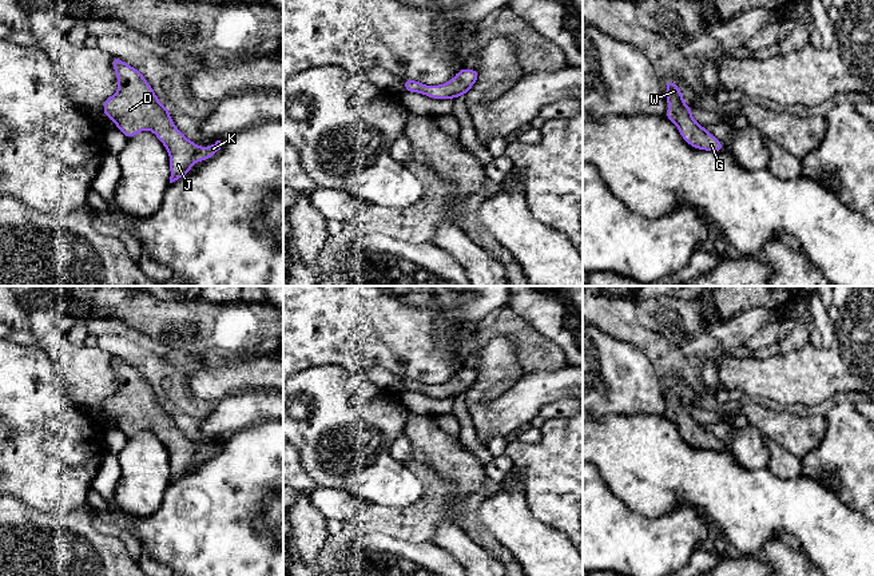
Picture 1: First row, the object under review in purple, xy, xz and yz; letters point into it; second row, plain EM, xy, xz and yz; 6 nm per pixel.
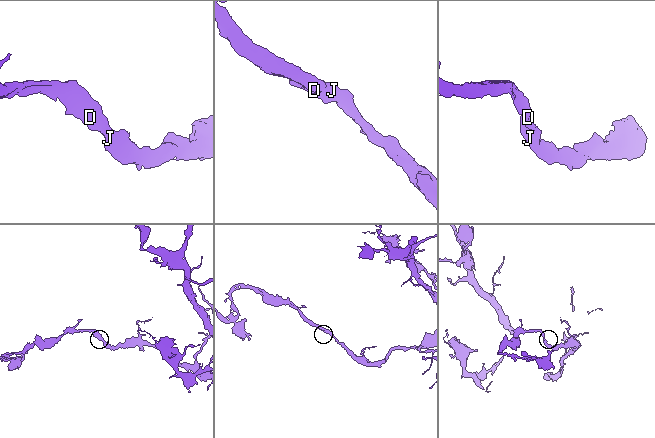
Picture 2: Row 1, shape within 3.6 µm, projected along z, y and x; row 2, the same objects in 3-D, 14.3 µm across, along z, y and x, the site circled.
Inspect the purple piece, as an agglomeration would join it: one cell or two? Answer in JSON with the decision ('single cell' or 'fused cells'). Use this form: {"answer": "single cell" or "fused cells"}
{"answer": "single cell"}

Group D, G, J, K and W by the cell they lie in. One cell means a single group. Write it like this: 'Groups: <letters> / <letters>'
Groups: D G J K W

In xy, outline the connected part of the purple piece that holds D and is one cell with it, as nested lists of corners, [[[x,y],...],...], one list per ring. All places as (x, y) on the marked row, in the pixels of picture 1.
[[[112,56],[118,91],[103,103],[103,114],[115,122],[127,139],[140,131],[152,131],[170,155],[170,183],[190,172],[196,162],[204,162],[221,150],[221,140],[200,147],[187,139],[170,118],[170,108],[160,104],[152,87],[132,65]]]

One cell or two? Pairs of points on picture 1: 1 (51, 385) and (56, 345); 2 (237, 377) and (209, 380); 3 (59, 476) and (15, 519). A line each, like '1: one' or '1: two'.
1: two
2: one
3: two

